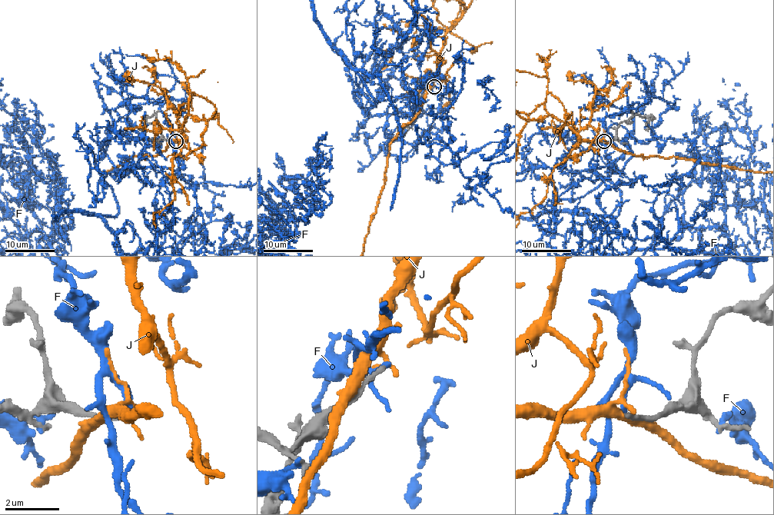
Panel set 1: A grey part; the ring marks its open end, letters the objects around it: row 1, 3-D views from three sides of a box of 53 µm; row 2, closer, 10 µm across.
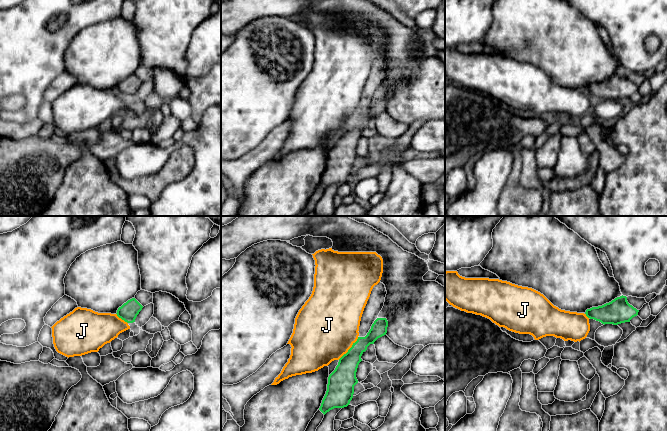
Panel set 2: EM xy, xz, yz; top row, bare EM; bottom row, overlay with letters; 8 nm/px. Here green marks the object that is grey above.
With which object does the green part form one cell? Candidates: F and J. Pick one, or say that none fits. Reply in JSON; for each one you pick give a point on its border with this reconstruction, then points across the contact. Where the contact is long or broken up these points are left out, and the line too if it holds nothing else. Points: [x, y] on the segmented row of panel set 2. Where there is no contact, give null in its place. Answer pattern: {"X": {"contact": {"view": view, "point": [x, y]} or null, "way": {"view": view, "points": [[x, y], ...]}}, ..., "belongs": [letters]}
{"belongs": []}

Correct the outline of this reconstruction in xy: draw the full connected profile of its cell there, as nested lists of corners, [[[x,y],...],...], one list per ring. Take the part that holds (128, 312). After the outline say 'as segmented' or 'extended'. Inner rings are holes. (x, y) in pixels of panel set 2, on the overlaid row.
[[[132,298],[119,307],[116,314],[125,322],[133,323],[142,308],[143,306],[135,298]]]; as segmented

